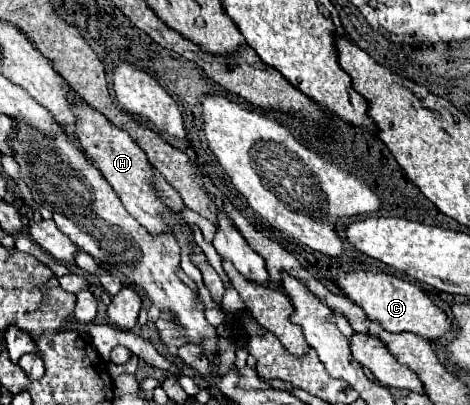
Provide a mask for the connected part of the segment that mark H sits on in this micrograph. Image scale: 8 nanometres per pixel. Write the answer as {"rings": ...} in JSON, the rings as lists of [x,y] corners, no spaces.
{"rings":[[[68,91],[68,103],[72,107],[72,113],[76,115],[74,135],[76,135],[76,141],[80,143],[80,149],[86,153],[86,157],[96,165],[96,169],[104,175],[104,179],[118,193],[126,211],[140,225],[144,225],[150,233],[170,231],[168,225],[164,225],[164,221],[160,217],[160,213],[164,213],[166,207],[154,195],[154,189],[150,185],[150,177],[152,177],[154,167],[148,163],[146,153],[132,141],[132,137],[126,131],[120,131],[104,115],[100,115],[96,109],[88,107],[74,91]]]}

